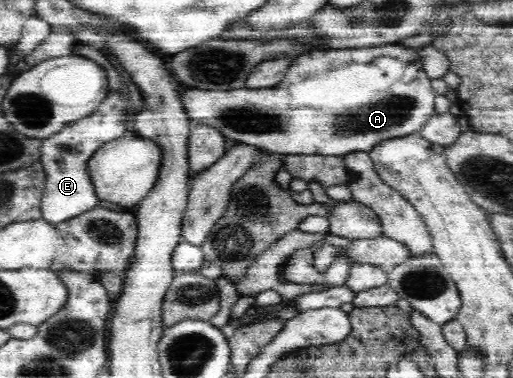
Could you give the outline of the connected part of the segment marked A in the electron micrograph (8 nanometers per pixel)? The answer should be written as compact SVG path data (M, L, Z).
M397 44L375 46L375 48L341 48L311 50L296 57L293 64L289 66L284 79L272 87L261 87L260 89L250 89L249 87L234 88L231 90L203 90L200 88L188 87L183 92L182 105L187 110L190 118L190 128L196 125L209 126L211 129L217 129L222 136L231 144L238 142L243 145L251 145L258 149L264 149L276 156L284 157L287 155L324 155L325 157L345 157L350 153L369 153L369 151L380 142L388 141L393 138L407 137L412 133L419 134L420 130L428 124L429 118L435 110L435 97L431 87L431 78L422 68L421 57L418 56L417 48L405 48Z

